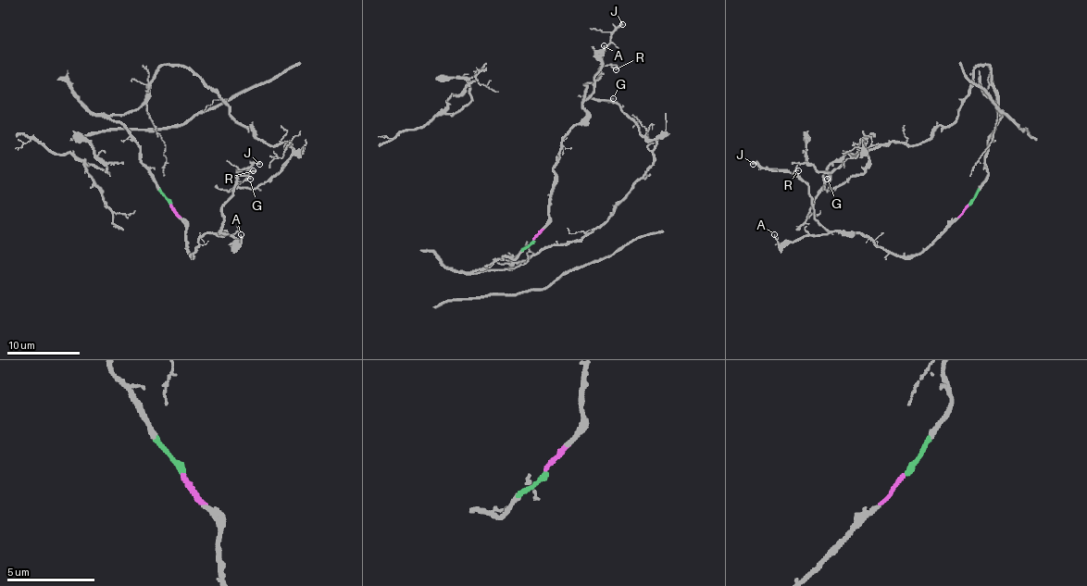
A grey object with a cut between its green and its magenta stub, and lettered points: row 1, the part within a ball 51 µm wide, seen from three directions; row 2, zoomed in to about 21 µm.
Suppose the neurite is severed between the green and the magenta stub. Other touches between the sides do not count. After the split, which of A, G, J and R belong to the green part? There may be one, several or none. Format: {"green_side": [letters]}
{"green_side": ["G"]}

